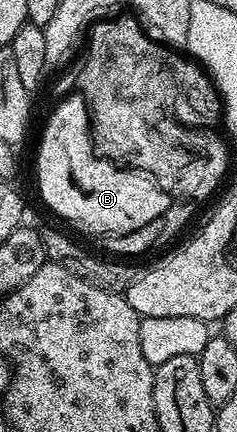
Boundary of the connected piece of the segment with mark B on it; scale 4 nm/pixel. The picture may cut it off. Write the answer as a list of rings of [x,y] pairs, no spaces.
[[[72,91],[55,110],[47,117],[47,126],[39,137],[39,154],[35,157],[35,173],[39,176],[39,193],[43,201],[59,217],[88,229],[98,235],[114,235],[137,231],[137,227],[145,227],[153,220],[163,216],[171,205],[172,198],[168,190],[159,193],[155,185],[147,185],[140,177],[130,177],[127,173],[119,173],[111,165],[103,165],[103,161],[95,161],[91,149],[87,149],[87,141],[91,138],[88,128],[88,115],[84,94]]]

